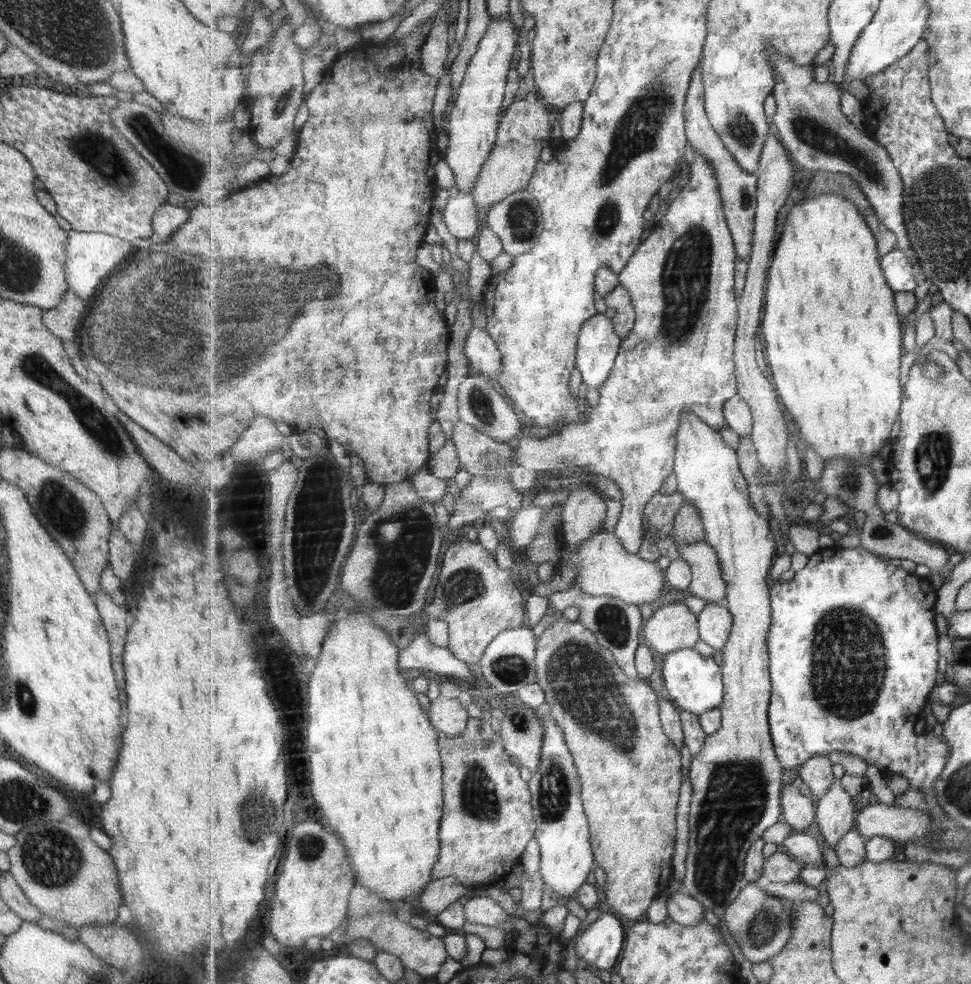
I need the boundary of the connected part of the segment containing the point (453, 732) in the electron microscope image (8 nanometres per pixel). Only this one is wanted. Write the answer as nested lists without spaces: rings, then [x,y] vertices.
[[[441,694],[430,701],[429,720],[439,733],[448,737],[461,736],[468,728],[469,714],[458,699]]]

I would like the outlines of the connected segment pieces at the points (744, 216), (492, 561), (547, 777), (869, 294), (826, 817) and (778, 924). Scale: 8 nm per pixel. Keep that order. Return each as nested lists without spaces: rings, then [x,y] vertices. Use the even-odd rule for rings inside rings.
[[[698,66],[692,76],[692,83],[688,90],[685,107],[686,135],[690,146],[713,165],[717,170],[717,181],[720,182],[721,195],[724,198],[724,212],[728,220],[728,226],[736,245],[736,253],[739,258],[747,259],[751,256],[756,239],[756,209],[758,208],[758,178],[737,164],[732,152],[725,146],[720,133],[712,125],[706,109],[704,97],[704,73]]]
[[[462,539],[448,549],[442,559],[442,569],[435,586],[432,602],[423,608],[423,615],[429,619],[442,619],[448,624],[448,648],[452,655],[467,664],[479,664],[485,650],[501,632],[526,626],[526,604],[523,604],[521,590],[515,584],[513,572],[501,568],[495,554],[489,552],[477,539],[473,542]]]
[[[545,718],[545,738],[539,771],[528,782],[532,793],[534,819],[537,823],[536,839],[541,847],[541,874],[559,896],[559,902],[575,899],[577,890],[587,882],[587,876],[597,866],[592,847],[590,822],[582,799],[580,773],[571,749],[552,719]]]
[[[825,194],[807,198],[799,204],[795,204],[789,210],[784,221],[784,227],[778,243],[774,248],[774,256],[768,272],[768,285],[766,289],[765,315],[762,320],[761,330],[766,338],[766,351],[773,376],[771,379],[776,385],[780,398],[787,408],[794,424],[817,454],[821,455],[825,462],[833,459],[851,459],[860,461],[878,455],[878,451],[891,441],[893,424],[899,416],[904,399],[904,391],[901,388],[901,356],[903,356],[903,331],[904,319],[897,311],[896,292],[889,286],[884,269],[881,266],[880,252],[877,248],[876,237],[861,216],[857,206],[852,201],[841,195]]]
[[[835,778],[835,783],[817,802],[817,822],[820,834],[826,844],[835,850],[839,841],[855,827],[855,802],[857,800],[843,789],[842,778]]]
[[[749,882],[741,891],[740,896],[727,908],[726,914],[723,916],[726,921],[726,926],[731,936],[738,943],[742,954],[751,963],[760,963],[779,955],[788,946],[789,942],[791,942],[793,935],[792,904],[793,902],[785,900],[779,893],[773,896],[763,888],[759,888],[756,883]]]

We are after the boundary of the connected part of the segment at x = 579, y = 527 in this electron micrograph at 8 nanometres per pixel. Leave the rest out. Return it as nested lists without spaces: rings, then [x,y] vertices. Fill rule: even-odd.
[[[580,484],[576,490],[569,491],[563,502],[561,528],[570,551],[576,553],[582,542],[603,531],[607,516],[607,504],[599,492]]]

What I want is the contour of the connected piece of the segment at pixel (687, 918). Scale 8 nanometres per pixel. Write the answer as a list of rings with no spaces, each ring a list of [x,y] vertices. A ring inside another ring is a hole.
[[[683,889],[670,895],[667,902],[668,916],[685,927],[695,927],[704,919],[705,907],[700,900]]]

